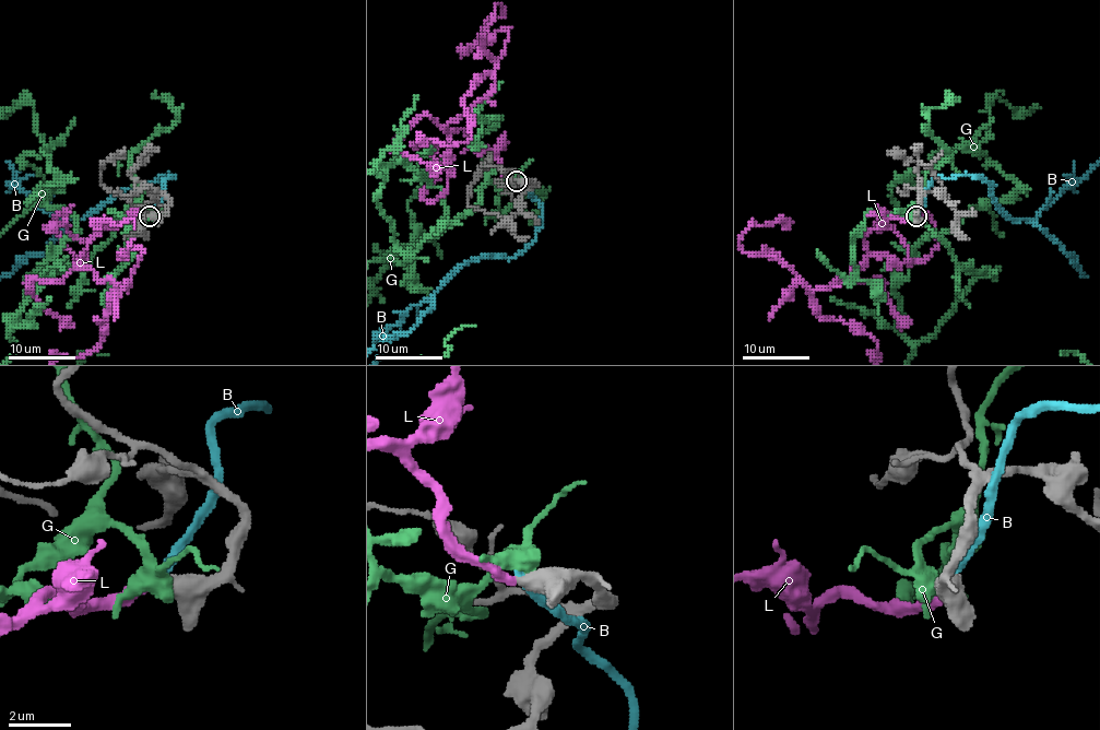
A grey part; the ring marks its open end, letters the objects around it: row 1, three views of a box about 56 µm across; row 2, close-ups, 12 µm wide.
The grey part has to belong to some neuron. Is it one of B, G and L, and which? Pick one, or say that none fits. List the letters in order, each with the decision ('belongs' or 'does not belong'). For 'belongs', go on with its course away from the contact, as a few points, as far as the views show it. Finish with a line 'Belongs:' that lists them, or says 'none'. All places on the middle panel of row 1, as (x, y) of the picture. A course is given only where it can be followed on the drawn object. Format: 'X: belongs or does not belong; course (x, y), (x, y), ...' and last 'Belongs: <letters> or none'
B: does not belong
G: does not belong
L: belongs
Belongs: L

